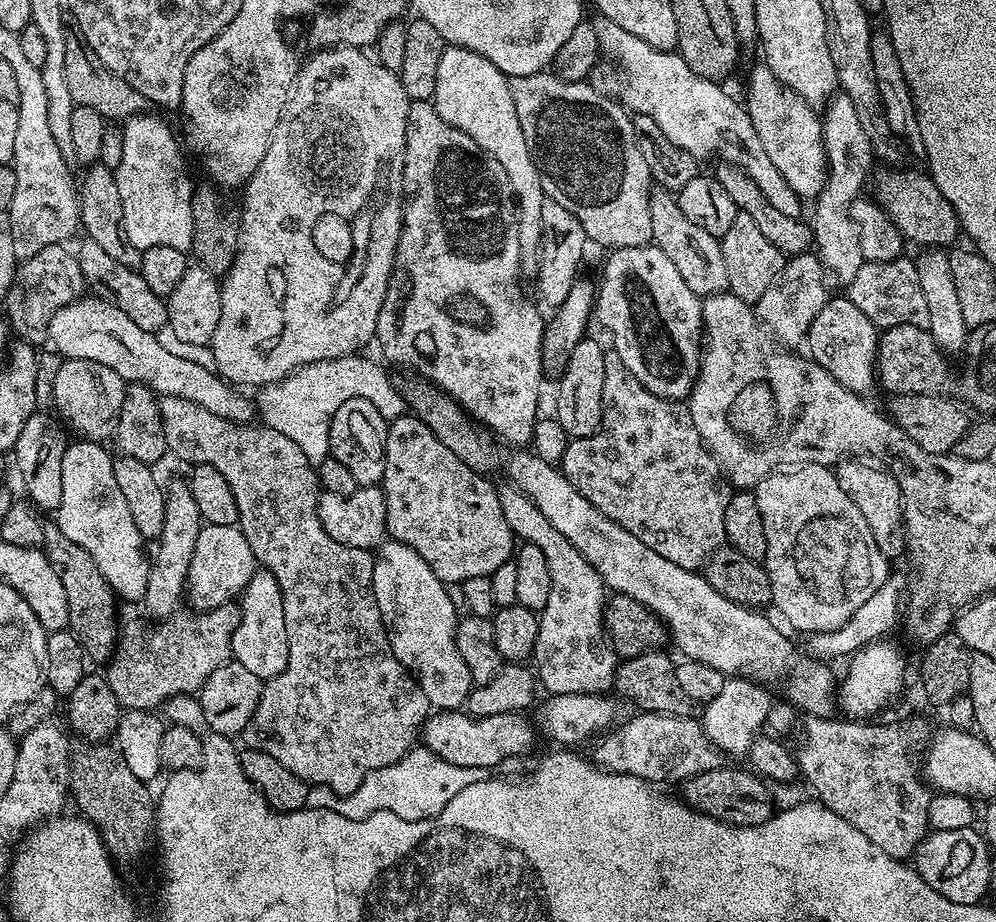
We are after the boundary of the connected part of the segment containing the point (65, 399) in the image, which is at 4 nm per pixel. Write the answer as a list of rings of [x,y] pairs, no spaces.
[[[67,359],[61,363],[55,382],[54,406],[63,421],[68,422],[79,437],[104,442],[115,435],[126,388],[125,380],[108,366],[90,359]]]

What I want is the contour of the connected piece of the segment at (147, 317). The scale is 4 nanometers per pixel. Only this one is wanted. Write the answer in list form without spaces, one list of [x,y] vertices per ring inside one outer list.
[[[85,239],[84,245],[78,248],[78,259],[80,269],[84,275],[84,283],[99,299],[111,300],[130,318],[137,326],[142,326],[142,330],[150,333],[158,333],[168,327],[168,306],[165,297],[154,294],[150,286],[146,286],[146,278],[137,269],[130,266],[122,266],[122,262],[117,262],[110,258],[110,254],[105,254],[99,248],[98,242]]]

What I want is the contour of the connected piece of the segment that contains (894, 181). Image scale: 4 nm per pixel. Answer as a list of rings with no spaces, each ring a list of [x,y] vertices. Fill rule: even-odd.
[[[888,168],[876,176],[874,200],[888,215],[889,221],[901,233],[905,241],[926,240],[934,246],[952,246],[962,229],[958,214],[938,190],[927,171],[903,172],[900,168]]]

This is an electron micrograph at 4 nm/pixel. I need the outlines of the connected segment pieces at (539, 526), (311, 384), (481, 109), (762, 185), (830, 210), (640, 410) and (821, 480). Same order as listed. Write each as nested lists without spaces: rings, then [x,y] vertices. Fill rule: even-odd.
[[[508,486],[500,492],[500,505],[513,537],[538,546],[550,565],[552,589],[546,606],[540,611],[540,629],[534,653],[534,672],[539,683],[553,696],[601,695],[613,687],[618,655],[605,629],[606,585],[596,567],[566,538],[558,534],[546,514],[526,498],[526,494]]]
[[[357,354],[333,360],[319,360],[297,368],[296,371],[291,372],[278,382],[263,385],[257,391],[260,393],[254,396],[259,419],[264,419],[261,420],[263,427],[278,430],[278,434],[286,434],[286,438],[290,438],[290,442],[294,442],[294,446],[298,446],[298,450],[302,450],[302,454],[306,454],[308,461],[317,466],[329,455],[328,431],[330,430],[330,422],[332,415],[338,410],[338,406],[342,406],[342,402],[350,402],[350,398],[366,398],[366,402],[374,402],[374,406],[378,406],[378,410],[389,422],[405,415],[406,401],[403,391],[399,387],[396,389],[388,381],[388,376],[382,369],[375,368],[370,361],[363,360],[362,357],[363,355]]]
[[[448,46],[442,54],[442,62],[438,62],[434,103],[443,120],[462,134],[474,138],[483,152],[491,154],[502,170],[506,170],[518,209],[520,247],[525,253],[535,253],[540,247],[542,203],[532,195],[540,198],[544,196],[544,191],[536,174],[534,158],[526,146],[526,134],[522,134],[522,126],[518,123],[518,110],[514,110],[514,98],[508,82],[509,77],[482,54],[472,52],[469,48]]]
[[[603,18],[597,19],[595,25],[599,51],[604,56],[606,54],[620,60],[620,68],[624,71],[624,89],[619,99],[629,113],[650,117],[658,124],[663,139],[691,156],[720,155],[723,163],[733,164],[754,178],[758,190],[766,194],[770,206],[782,210],[782,214],[801,215],[801,197],[790,190],[786,178],[782,178],[774,162],[770,162],[766,149],[762,147],[762,138],[758,138],[758,130],[754,130],[747,107],[741,101],[739,104],[730,93],[723,92],[717,81],[696,76],[675,51],[660,52],[657,48],[651,48],[640,38],[626,34],[622,26]]]
[[[842,94],[833,95],[828,101],[822,112],[822,123],[824,152],[828,156],[828,181],[820,195],[815,197],[816,213],[812,216],[810,232],[814,237],[814,252],[819,256],[820,263],[831,275],[833,272],[841,280],[841,285],[847,286],[854,274],[858,274],[858,270],[866,263],[849,216],[851,206],[861,195],[860,187],[864,184],[864,168],[860,165],[856,152],[866,152],[874,144],[863,132],[854,104]]]
[[[614,350],[605,351],[604,357],[606,358],[606,379],[602,382],[602,406],[604,407],[604,413],[602,414],[600,429],[592,436],[581,436],[579,438],[569,439],[562,459],[564,477],[566,477],[602,515],[606,518],[610,518],[618,526],[630,530],[630,534],[634,534],[634,538],[638,538],[638,542],[646,542],[646,546],[650,546],[650,550],[662,554],[662,558],[666,558],[678,566],[691,568],[693,570],[699,569],[704,561],[707,560],[708,555],[710,555],[714,549],[721,547],[721,545],[725,543],[724,502],[726,496],[725,493],[720,493],[721,477],[718,475],[718,465],[716,461],[712,459],[711,452],[705,448],[704,442],[701,440],[698,430],[692,421],[692,415],[688,412],[687,407],[685,407],[683,403],[674,400],[663,400],[662,397],[654,395],[650,390],[646,390],[646,386],[642,386],[642,382],[638,382],[638,378],[634,378],[634,374],[630,374],[630,370],[626,370],[622,358],[618,358],[618,354]]]
[[[801,464],[791,470],[777,470],[761,480],[755,489],[762,526],[766,526],[766,554],[762,561],[772,587],[772,604],[788,619],[792,628],[805,634],[836,631],[879,587],[890,580],[889,557],[882,554],[862,510],[850,502],[850,494],[838,486],[831,467]]]

